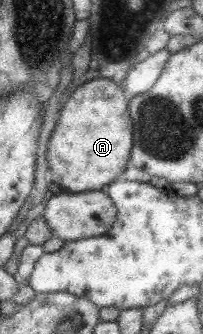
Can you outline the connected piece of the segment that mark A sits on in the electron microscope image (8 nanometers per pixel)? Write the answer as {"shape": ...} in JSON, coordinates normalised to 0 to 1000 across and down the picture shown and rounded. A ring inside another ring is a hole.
{"shape":[[[488,231],[389,249],[305,311],[291,359],[232,437],[232,503],[251,515],[241,545],[271,545],[350,578],[493,569],[567,533],[591,533],[626,491],[650,440],[650,359],[635,353],[631,302],[611,293],[601,251]]]}

